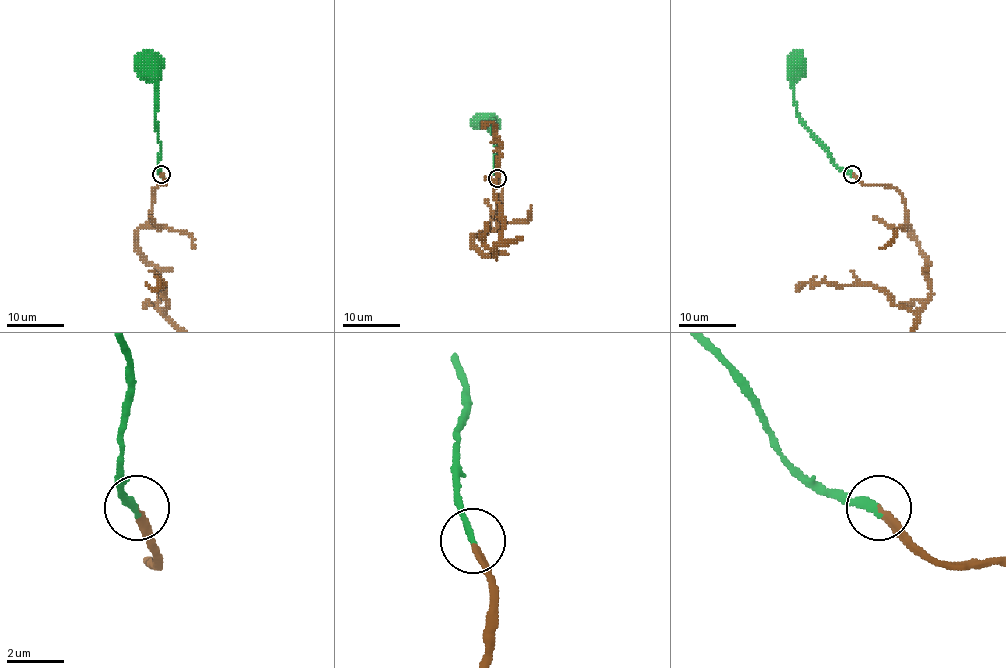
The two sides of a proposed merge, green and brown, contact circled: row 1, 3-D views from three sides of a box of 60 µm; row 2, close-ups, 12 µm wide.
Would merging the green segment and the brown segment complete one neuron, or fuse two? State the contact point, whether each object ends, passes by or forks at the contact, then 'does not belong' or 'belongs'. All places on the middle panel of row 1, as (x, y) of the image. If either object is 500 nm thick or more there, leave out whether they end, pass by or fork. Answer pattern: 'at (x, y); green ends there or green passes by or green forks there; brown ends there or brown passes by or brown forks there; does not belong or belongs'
at (497, 178); green ends there; brown ends there; belongs

